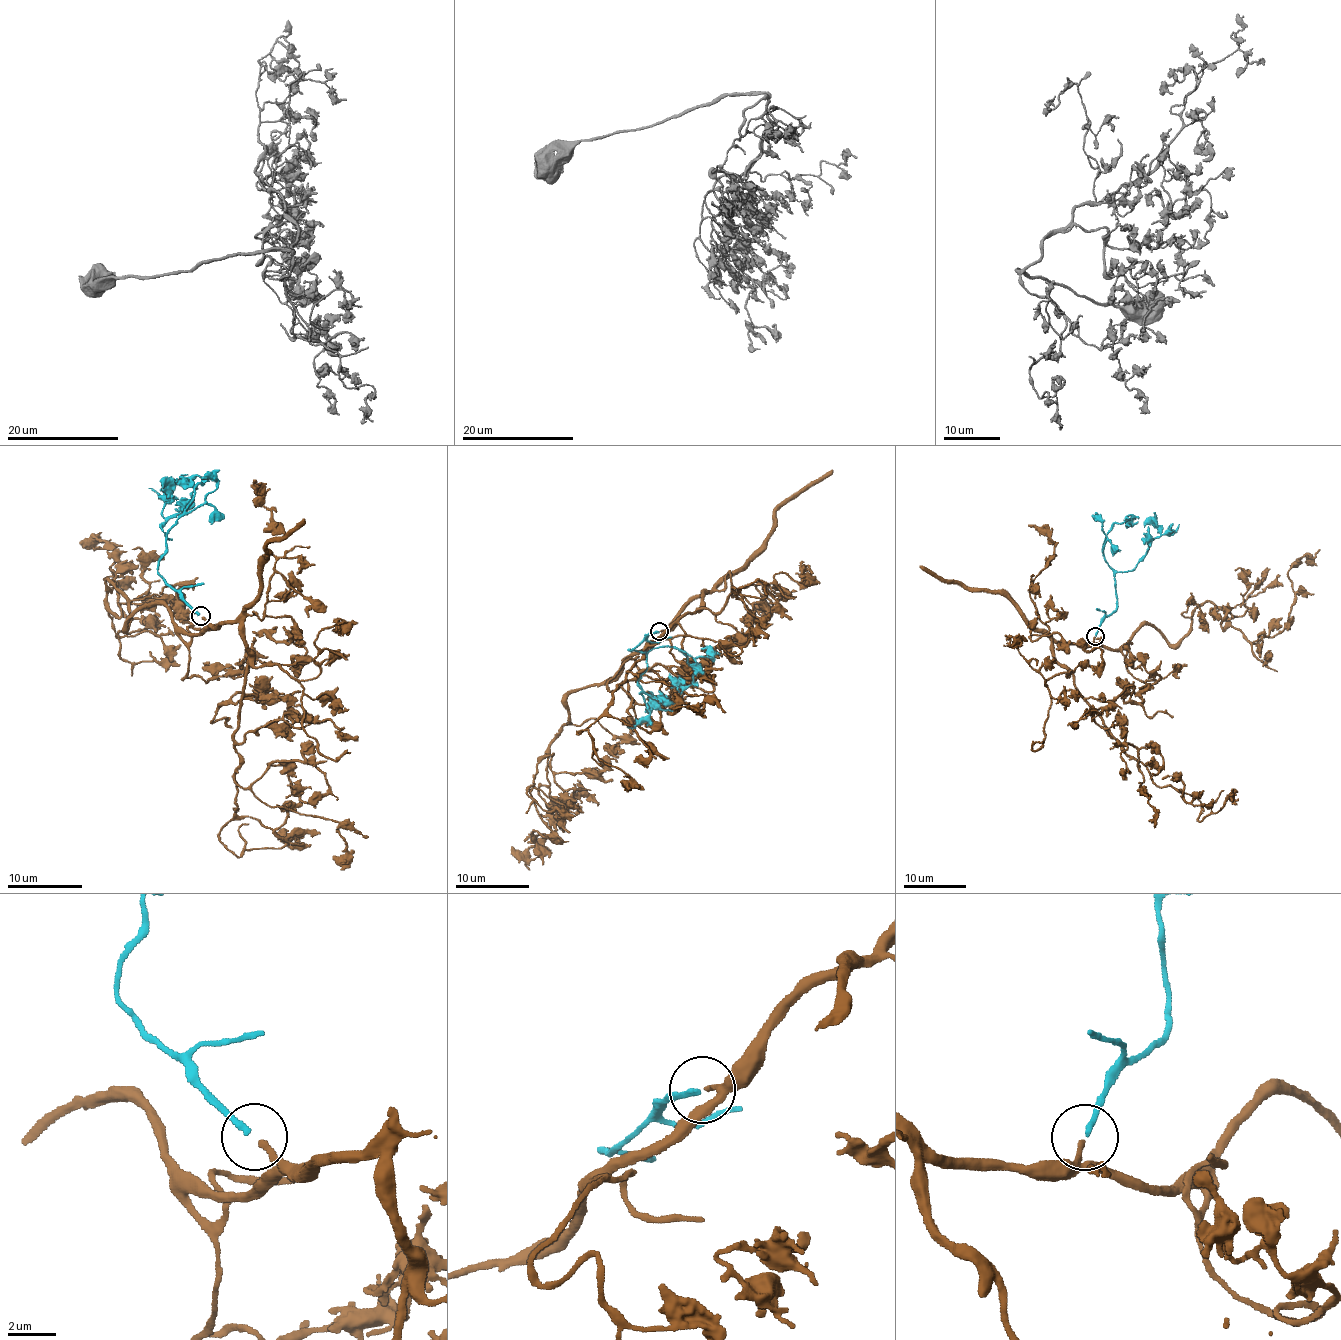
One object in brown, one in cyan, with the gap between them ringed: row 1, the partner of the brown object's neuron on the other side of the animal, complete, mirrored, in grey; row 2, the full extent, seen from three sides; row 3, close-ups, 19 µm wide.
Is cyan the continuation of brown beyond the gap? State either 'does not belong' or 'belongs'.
belongs

